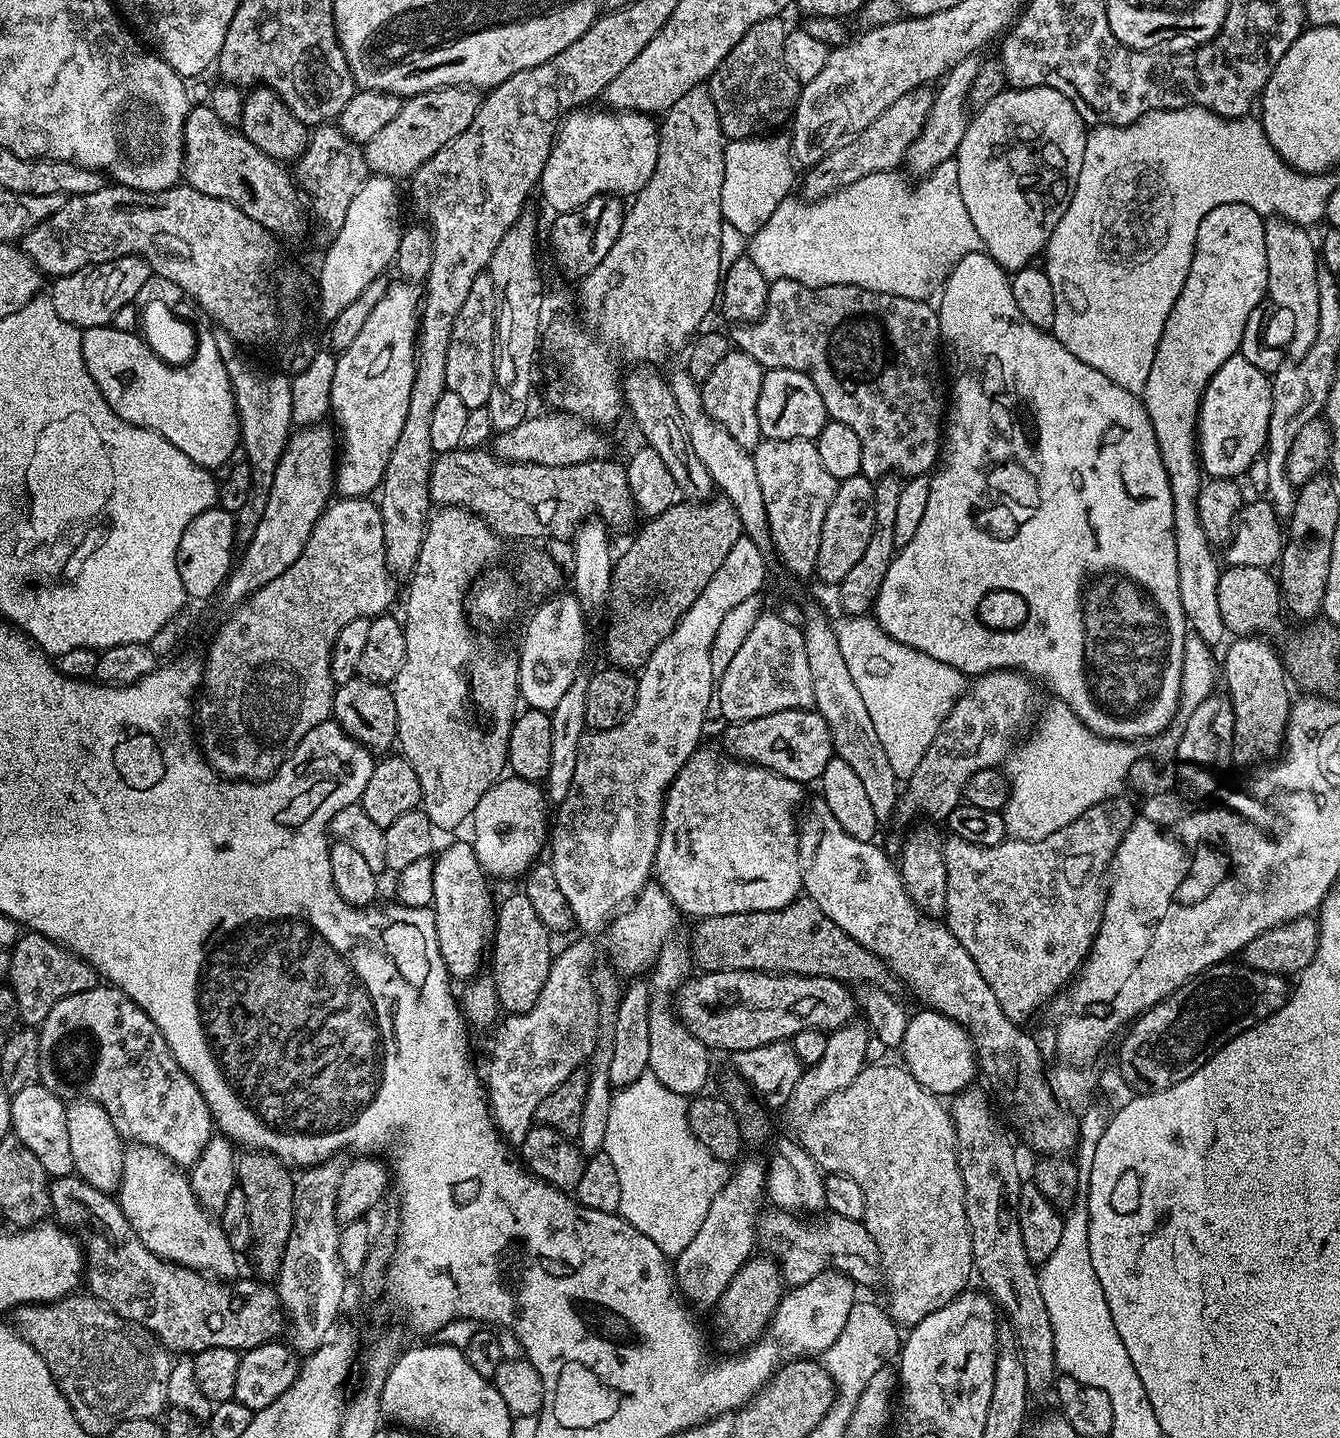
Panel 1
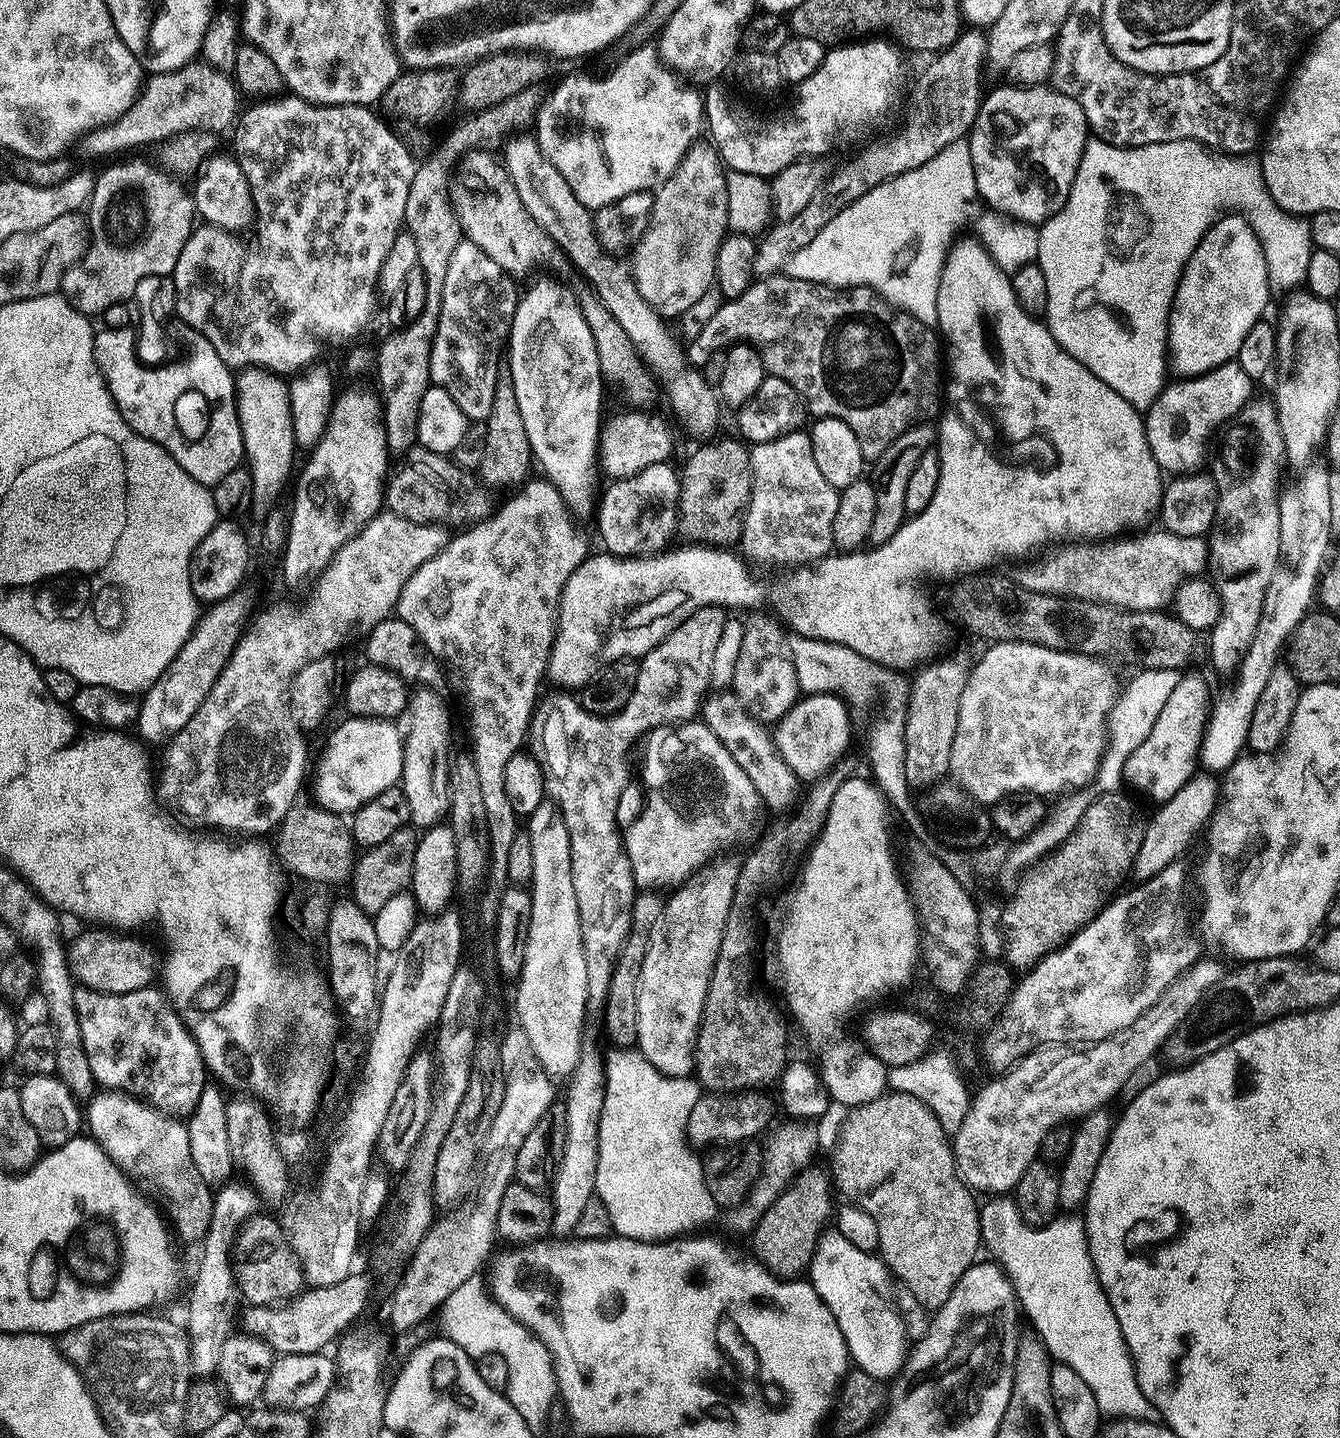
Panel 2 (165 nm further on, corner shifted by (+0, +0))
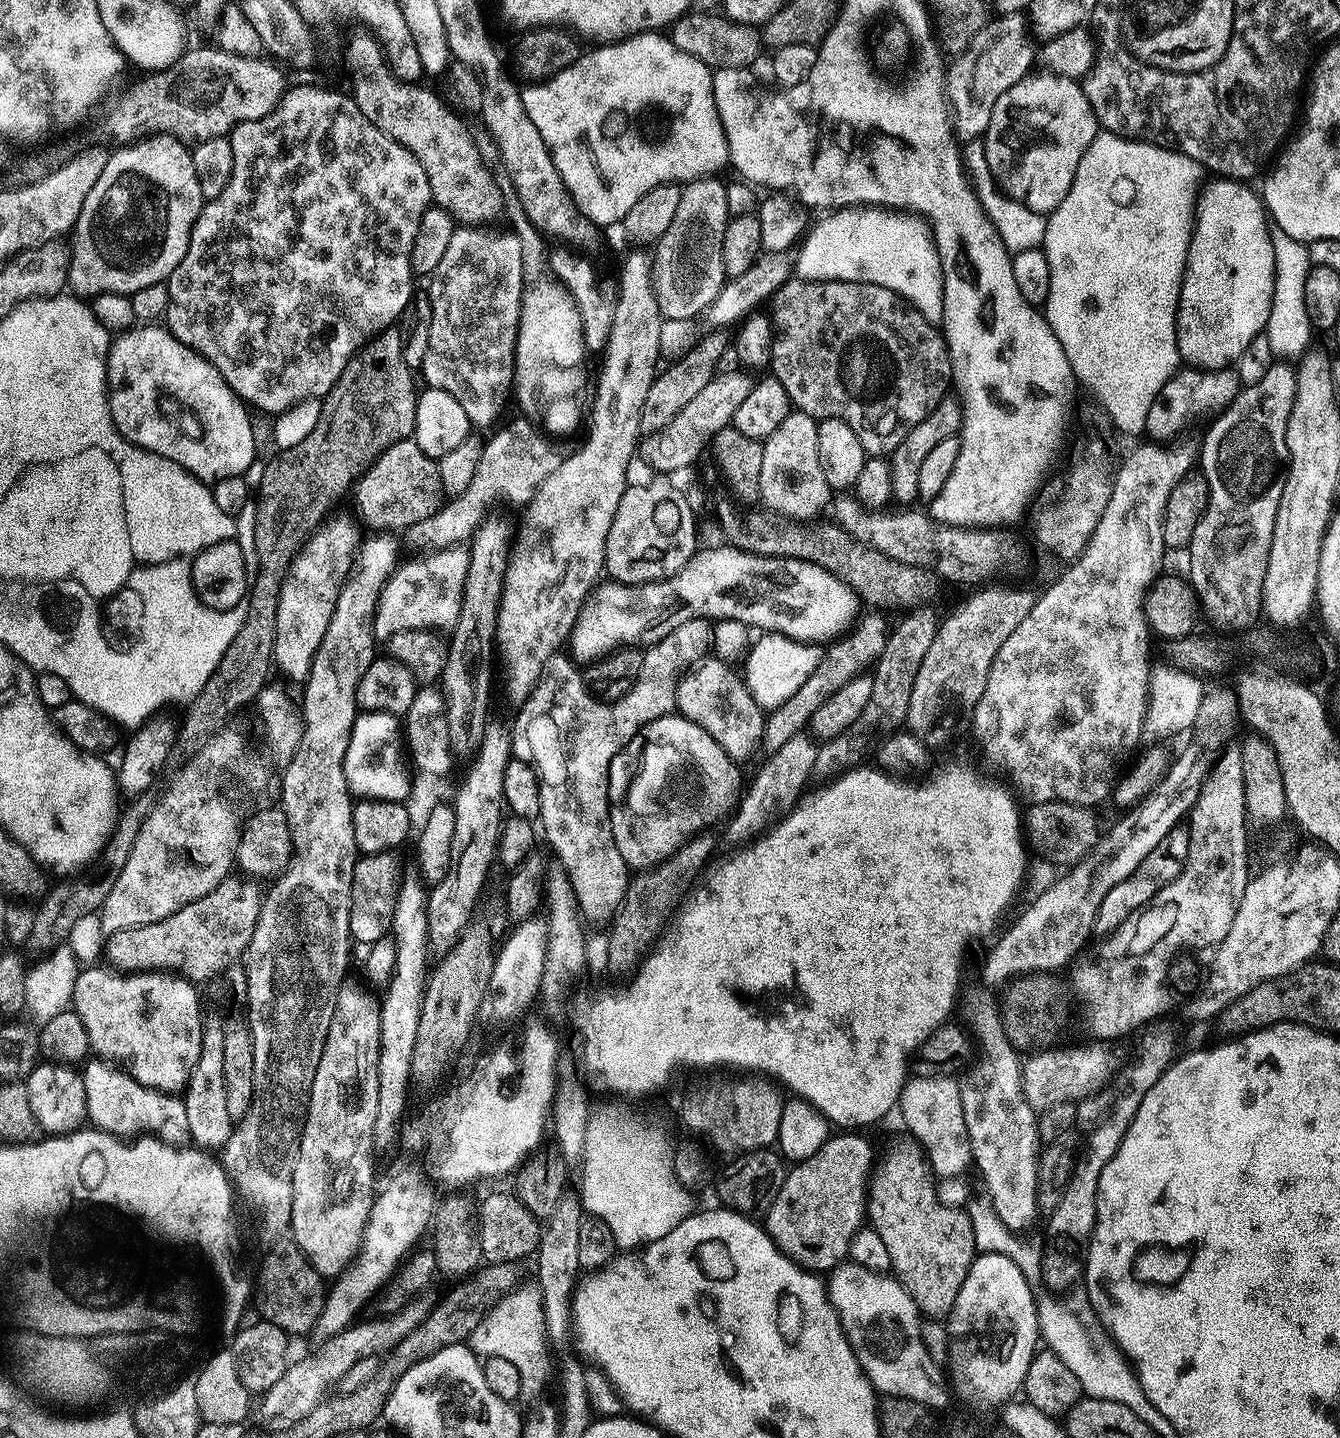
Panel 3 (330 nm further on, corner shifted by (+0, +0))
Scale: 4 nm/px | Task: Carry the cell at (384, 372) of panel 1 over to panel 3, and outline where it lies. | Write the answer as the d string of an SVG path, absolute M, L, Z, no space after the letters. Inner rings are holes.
M332 520L316 529L308 537L299 555L292 560L292 568L288 572L286 582L282 586L282 598L278 598L278 626L274 642L274 664L284 676L303 682L308 678L308 671L314 662L314 654L326 634L326 626L330 626L330 618L334 614L336 599L340 593L342 581L354 567L354 557L362 543L362 532L359 532L348 520Z

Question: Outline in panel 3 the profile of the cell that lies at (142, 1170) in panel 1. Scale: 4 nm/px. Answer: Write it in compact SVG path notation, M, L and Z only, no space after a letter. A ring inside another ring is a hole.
M103 1058L89 1059L83 1065L82 1075L86 1086L88 1120L97 1129L121 1138L127 1134L153 1134L169 1142L184 1142L189 1139L186 1106L179 1095L146 1086L121 1065Z

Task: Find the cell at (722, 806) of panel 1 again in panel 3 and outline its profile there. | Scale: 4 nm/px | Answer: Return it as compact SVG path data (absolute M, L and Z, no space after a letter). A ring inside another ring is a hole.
M671 712L652 719L641 729L640 738L645 741L640 770L630 786L626 804L611 811L611 833L618 846L618 854L622 854L632 870L652 868L662 863L685 840L713 827L712 824L725 815L726 818L736 808L742 790L739 765L714 742L710 734L706 734L700 726L679 713Z

